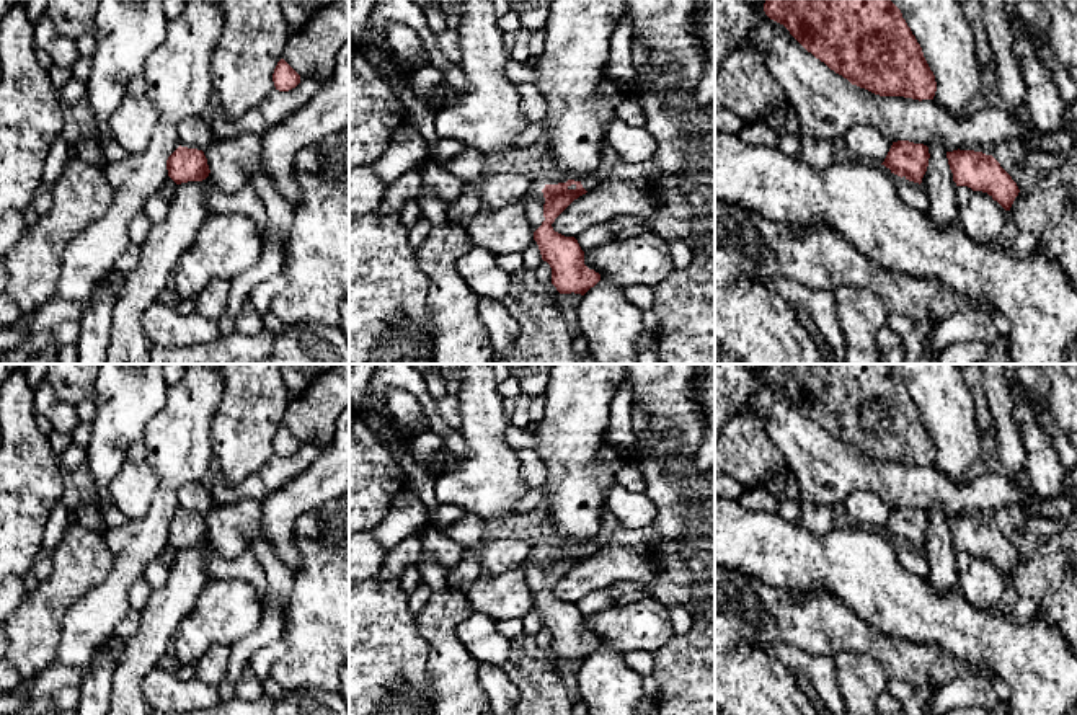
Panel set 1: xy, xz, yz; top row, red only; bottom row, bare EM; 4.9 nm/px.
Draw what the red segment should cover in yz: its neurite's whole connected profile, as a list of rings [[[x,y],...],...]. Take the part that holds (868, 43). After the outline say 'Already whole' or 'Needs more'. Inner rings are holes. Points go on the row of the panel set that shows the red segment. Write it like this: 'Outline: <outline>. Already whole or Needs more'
Outline: [[[765,0],[764,11],[852,85],[880,96],[933,100],[935,75],[901,10],[891,0]]]. Already whole

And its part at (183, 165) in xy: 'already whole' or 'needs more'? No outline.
already whole

